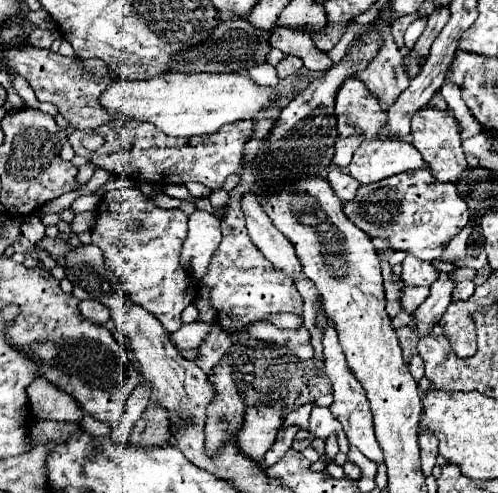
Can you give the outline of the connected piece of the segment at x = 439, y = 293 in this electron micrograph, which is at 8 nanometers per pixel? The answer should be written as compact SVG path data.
M440 273L438 281L434 281L434 285L430 287L430 295L426 297L426 301L414 311L416 317L416 325L420 335L426 335L434 323L438 321L438 317L446 311L446 307L452 301L452 291L456 287L456 281L450 277L452 273Z

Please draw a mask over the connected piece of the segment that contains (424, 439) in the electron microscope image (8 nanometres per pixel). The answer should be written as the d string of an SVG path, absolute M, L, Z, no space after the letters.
M420 433L420 457L422 457L422 473L424 477L432 475L438 457L438 439L432 433Z

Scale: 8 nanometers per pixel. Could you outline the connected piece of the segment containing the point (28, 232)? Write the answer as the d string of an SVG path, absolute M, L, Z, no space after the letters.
M28 215L22 221L22 235L30 241L30 243L38 243L44 237L44 225L40 221L38 215Z

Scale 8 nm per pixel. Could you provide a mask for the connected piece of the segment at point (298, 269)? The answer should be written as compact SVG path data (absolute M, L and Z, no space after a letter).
M246 195L242 201L242 209L246 215L246 229L254 245L258 245L258 249L274 265L274 269L284 273L286 277L296 277L298 273L302 273L302 265L292 243L272 225L270 217L264 213L256 197Z

